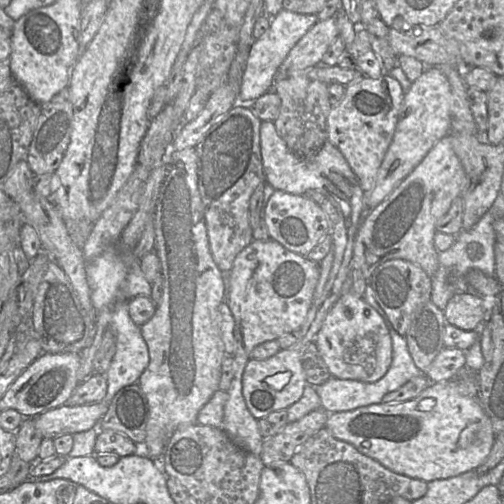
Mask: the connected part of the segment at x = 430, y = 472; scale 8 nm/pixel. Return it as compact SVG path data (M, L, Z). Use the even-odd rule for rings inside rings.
M455 378L430 382L417 397L408 401L371 404L350 411L330 413L326 428L335 438L352 444L389 470L427 483L476 470L489 456L496 436L490 419L478 401L478 395L468 395L467 384Z

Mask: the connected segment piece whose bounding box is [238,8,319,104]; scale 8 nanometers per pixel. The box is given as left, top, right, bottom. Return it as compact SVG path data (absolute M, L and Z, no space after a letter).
M282 9L271 17L269 29L251 45L242 75L238 100L249 104L272 89L275 75L295 44L318 21L317 14L300 14Z

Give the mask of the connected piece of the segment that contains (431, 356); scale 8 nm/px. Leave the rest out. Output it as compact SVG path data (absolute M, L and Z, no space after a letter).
M431 300L419 306L404 336L415 365L426 372L438 353L445 347L444 329L447 324L444 311Z

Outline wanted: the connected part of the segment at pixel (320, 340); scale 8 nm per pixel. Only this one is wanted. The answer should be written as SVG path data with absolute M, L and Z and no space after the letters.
M353 292L340 295L328 311L314 342L335 378L376 382L387 373L392 362L392 340L383 318L363 297Z

